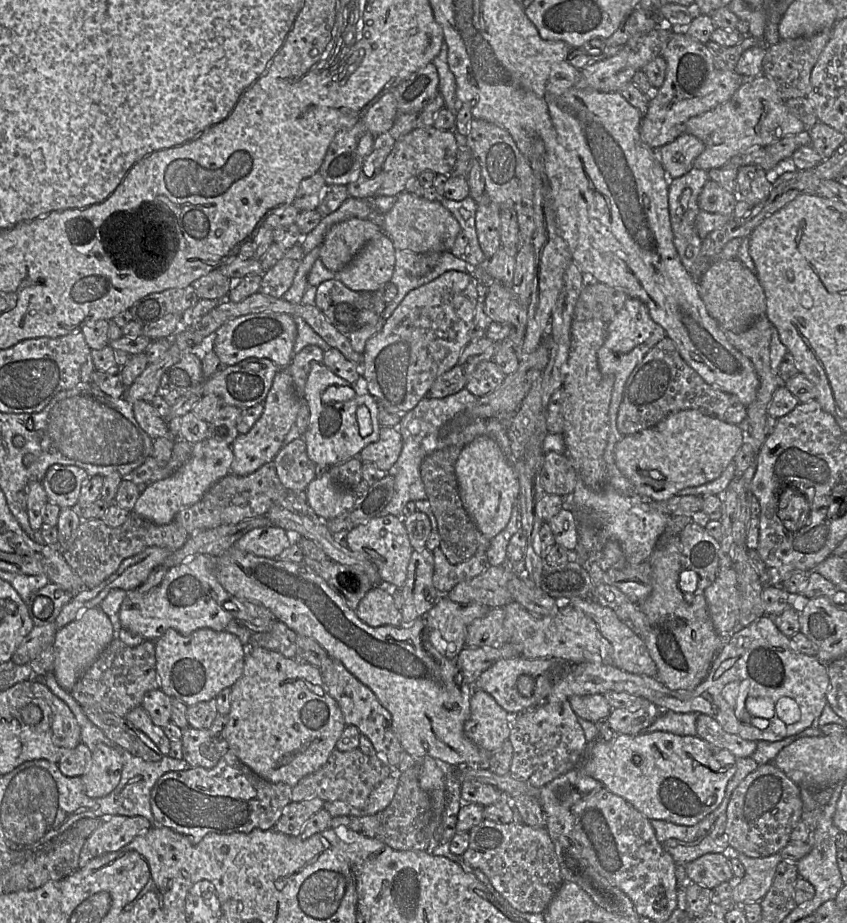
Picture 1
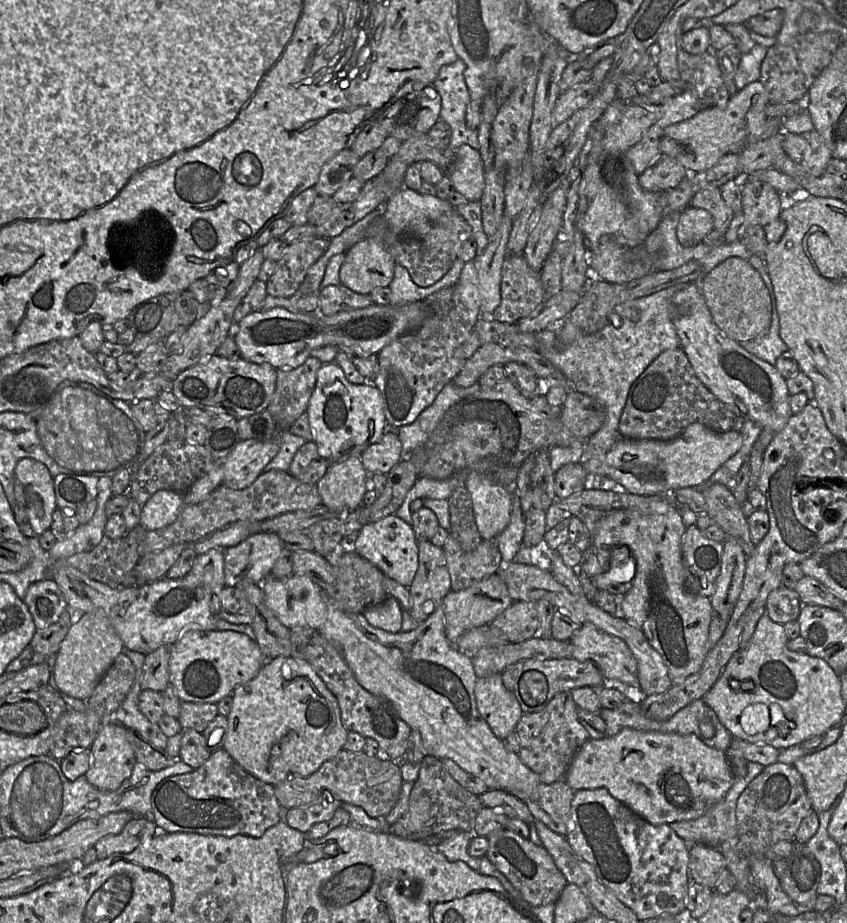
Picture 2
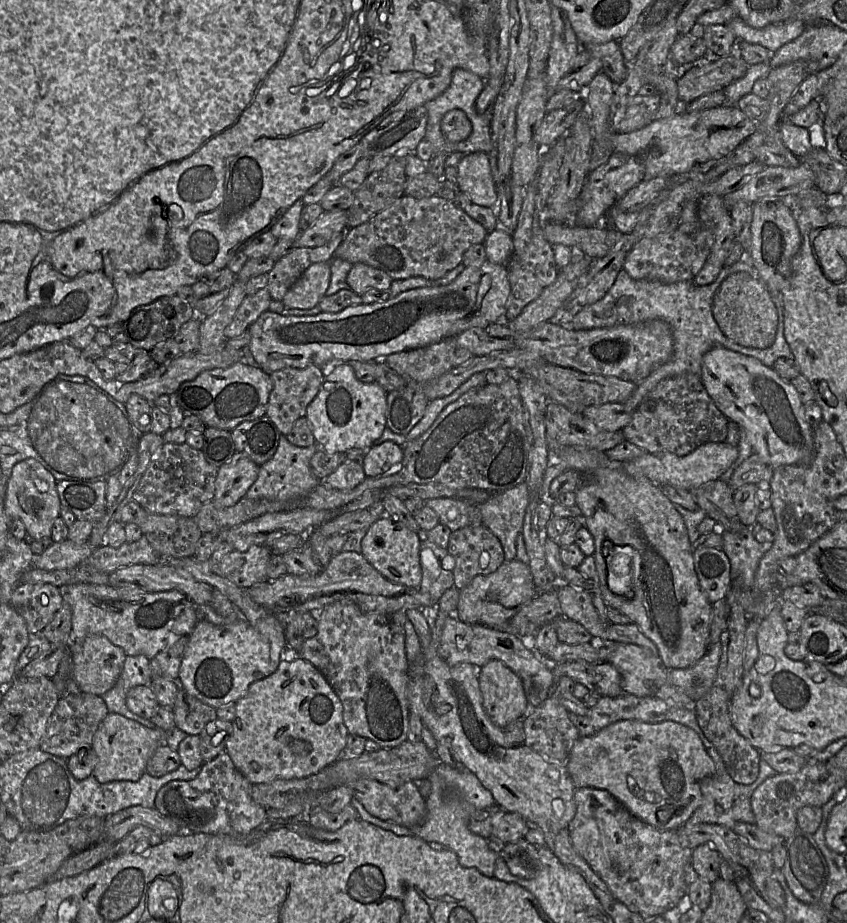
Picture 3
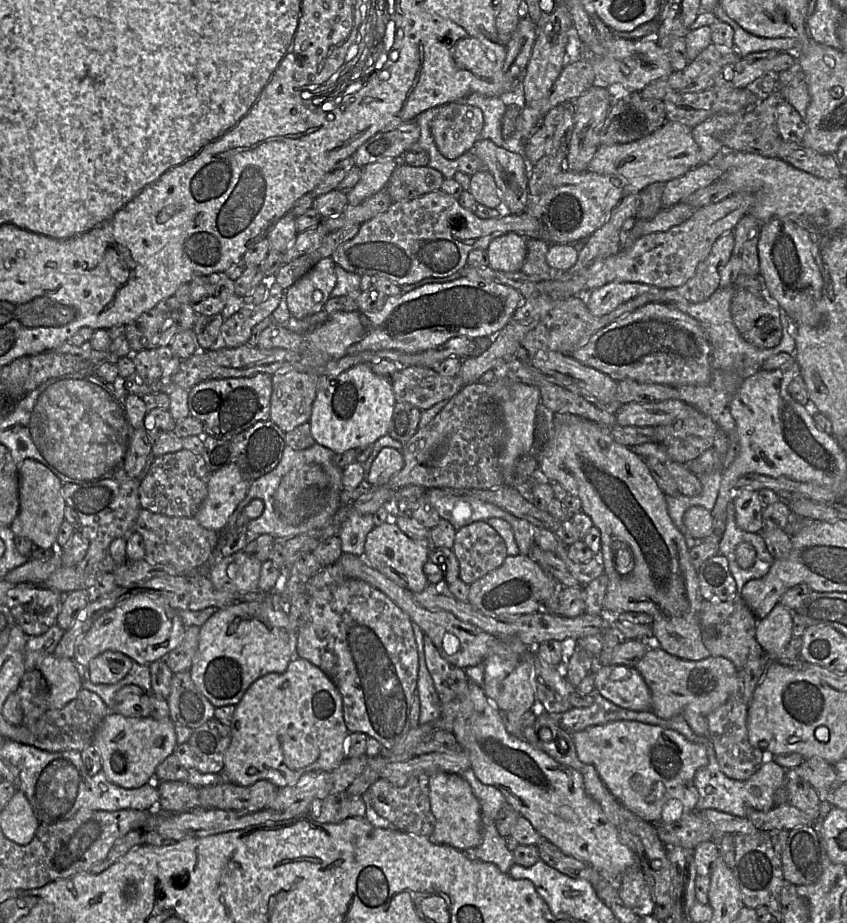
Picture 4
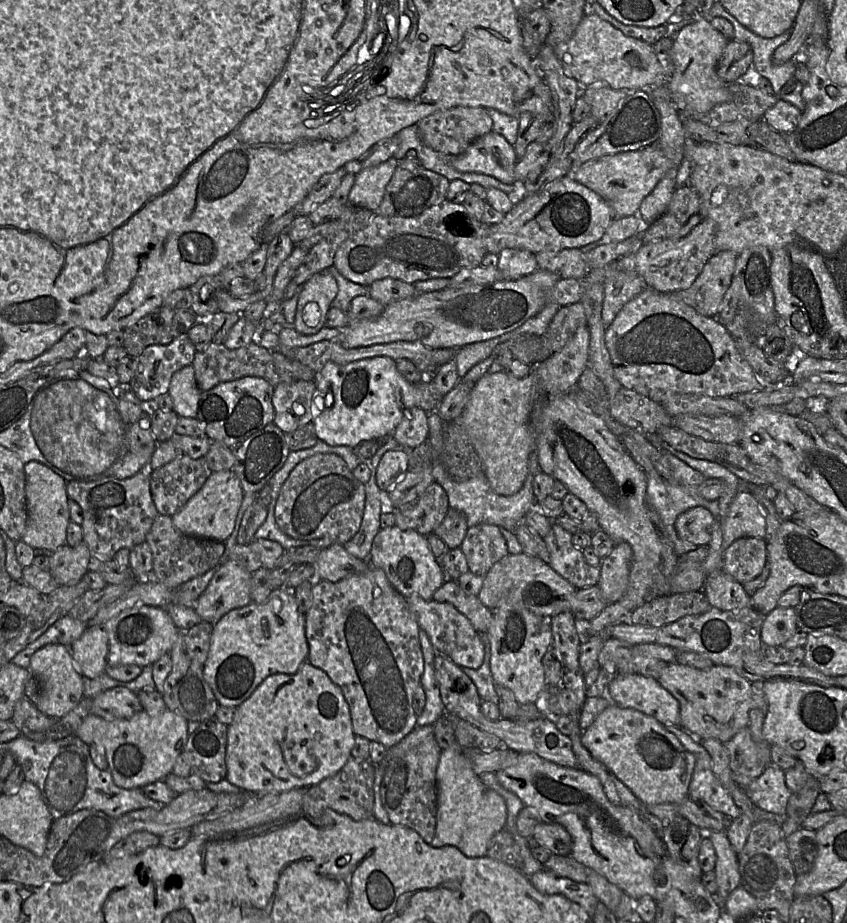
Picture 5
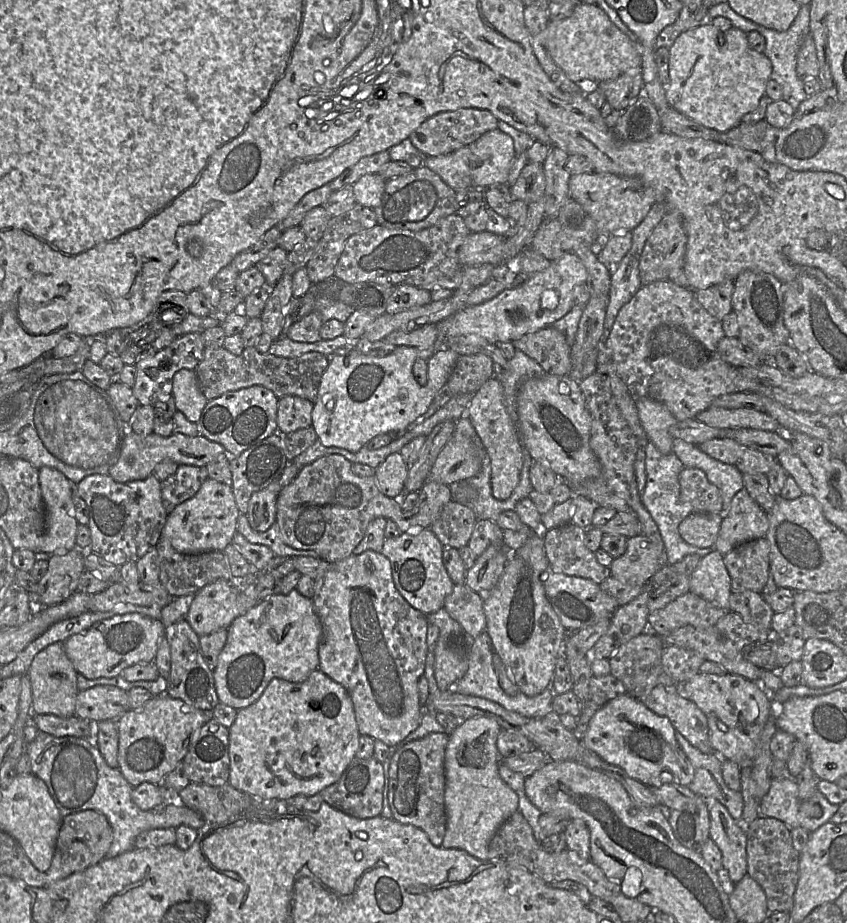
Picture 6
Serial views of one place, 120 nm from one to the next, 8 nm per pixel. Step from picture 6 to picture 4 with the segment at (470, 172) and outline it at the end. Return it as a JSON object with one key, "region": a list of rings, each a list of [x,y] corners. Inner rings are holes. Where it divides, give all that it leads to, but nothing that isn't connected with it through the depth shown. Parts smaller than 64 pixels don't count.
{"region":[[[478,140],[470,150],[492,174],[503,208],[509,214],[520,214],[528,203],[529,166],[523,153],[497,146],[491,140]]]}

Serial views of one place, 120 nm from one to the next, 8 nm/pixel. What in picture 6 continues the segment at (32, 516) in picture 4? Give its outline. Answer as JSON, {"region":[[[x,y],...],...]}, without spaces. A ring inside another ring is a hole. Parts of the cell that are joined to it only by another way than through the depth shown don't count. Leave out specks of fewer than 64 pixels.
{"region":[[[41,467],[39,471],[39,485],[46,511],[46,531],[41,538],[39,551],[50,555],[67,553],[76,548],[75,540],[78,523],[75,519],[72,491],[76,484],[71,483],[61,472],[52,467]]]}

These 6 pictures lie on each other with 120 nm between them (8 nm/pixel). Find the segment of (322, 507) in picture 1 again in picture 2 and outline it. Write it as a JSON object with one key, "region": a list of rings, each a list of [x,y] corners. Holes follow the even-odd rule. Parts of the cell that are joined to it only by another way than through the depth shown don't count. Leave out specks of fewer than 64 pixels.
{"region":[[[352,455],[331,462],[325,475],[316,483],[322,505],[335,513],[351,512],[363,505],[370,474],[360,457]]]}

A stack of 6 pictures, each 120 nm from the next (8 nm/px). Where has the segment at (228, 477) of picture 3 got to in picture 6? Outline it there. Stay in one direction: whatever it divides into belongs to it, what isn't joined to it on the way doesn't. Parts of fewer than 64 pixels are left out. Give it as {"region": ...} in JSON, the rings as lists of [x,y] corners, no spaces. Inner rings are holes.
{"region":[[[206,479],[198,492],[168,514],[161,536],[181,554],[222,551],[233,542],[240,516],[231,486]]]}

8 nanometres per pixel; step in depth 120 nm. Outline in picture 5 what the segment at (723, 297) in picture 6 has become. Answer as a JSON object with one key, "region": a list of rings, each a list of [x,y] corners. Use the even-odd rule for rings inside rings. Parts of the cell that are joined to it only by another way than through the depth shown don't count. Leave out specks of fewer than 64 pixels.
{"region":[[[729,250],[716,252],[692,285],[674,294],[700,315],[718,318],[722,299],[732,282],[736,258],[736,253]]]}

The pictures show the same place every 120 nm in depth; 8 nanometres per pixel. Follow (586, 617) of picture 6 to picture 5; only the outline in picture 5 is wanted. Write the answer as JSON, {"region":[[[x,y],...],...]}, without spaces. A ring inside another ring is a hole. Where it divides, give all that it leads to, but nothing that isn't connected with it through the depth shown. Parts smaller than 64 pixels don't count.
{"region":[[[524,552],[508,554],[484,575],[483,586],[477,595],[488,608],[494,609],[509,598],[520,598],[534,614],[553,617],[561,612],[571,611],[577,588],[558,574],[550,564]]]}

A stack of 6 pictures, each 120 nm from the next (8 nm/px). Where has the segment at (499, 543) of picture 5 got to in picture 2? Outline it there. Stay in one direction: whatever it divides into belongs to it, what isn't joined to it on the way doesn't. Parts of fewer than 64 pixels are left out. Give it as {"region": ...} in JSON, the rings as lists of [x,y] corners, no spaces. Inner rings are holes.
{"region":[[[449,534],[443,547],[451,590],[464,590],[483,578],[497,573],[504,565],[494,539],[482,539],[472,551],[464,551],[459,541]]]}

